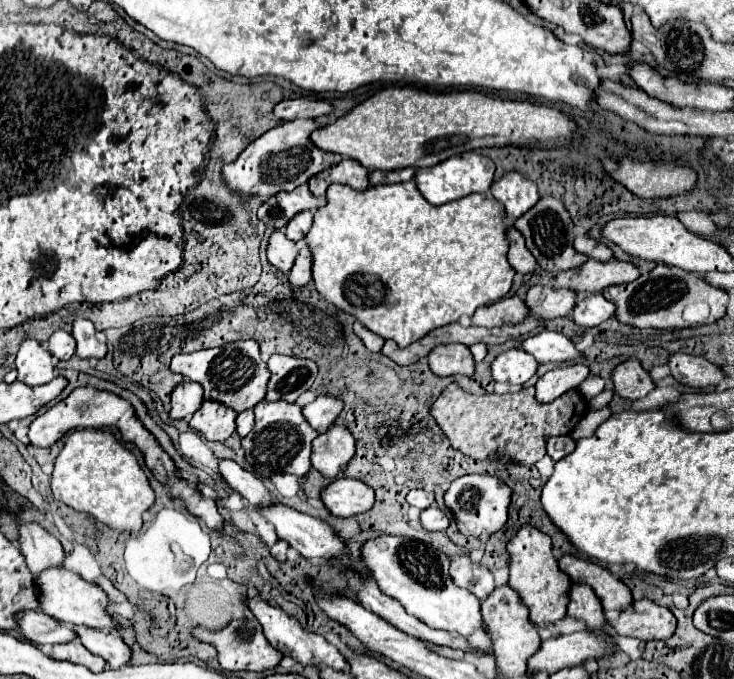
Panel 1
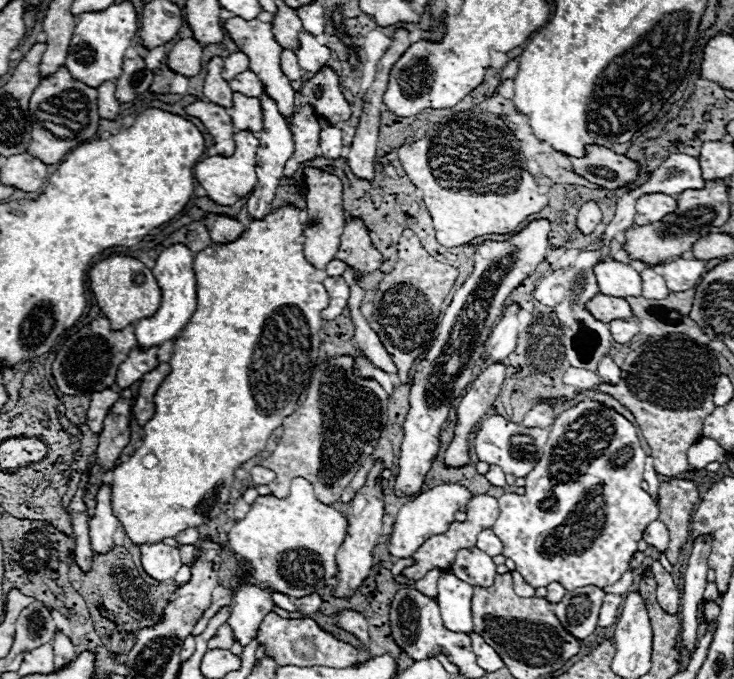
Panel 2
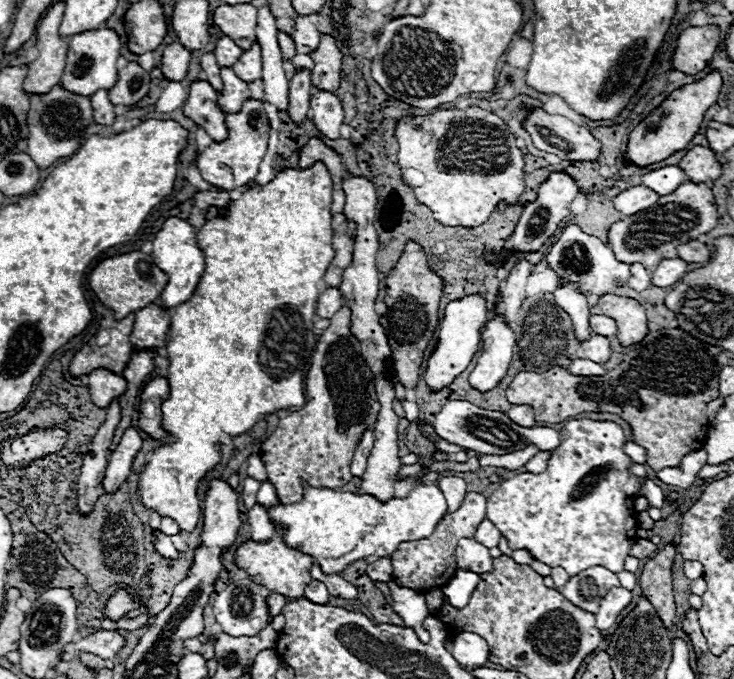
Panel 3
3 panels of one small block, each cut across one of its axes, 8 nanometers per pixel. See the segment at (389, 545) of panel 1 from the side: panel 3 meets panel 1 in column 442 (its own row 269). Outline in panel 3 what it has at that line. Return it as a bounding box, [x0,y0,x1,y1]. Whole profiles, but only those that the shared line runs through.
[546,226,630,296]

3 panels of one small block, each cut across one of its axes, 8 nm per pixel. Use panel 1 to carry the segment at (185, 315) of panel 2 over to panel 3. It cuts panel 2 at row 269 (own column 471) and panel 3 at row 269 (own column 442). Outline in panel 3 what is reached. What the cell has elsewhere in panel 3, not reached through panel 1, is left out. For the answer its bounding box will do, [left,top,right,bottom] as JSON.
[152,218,204,308]

